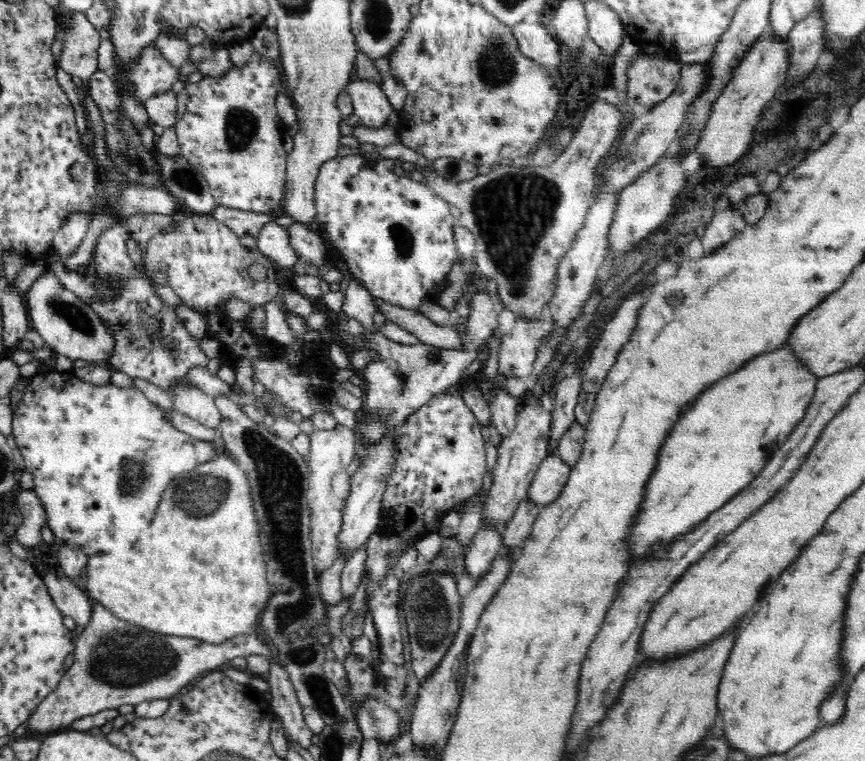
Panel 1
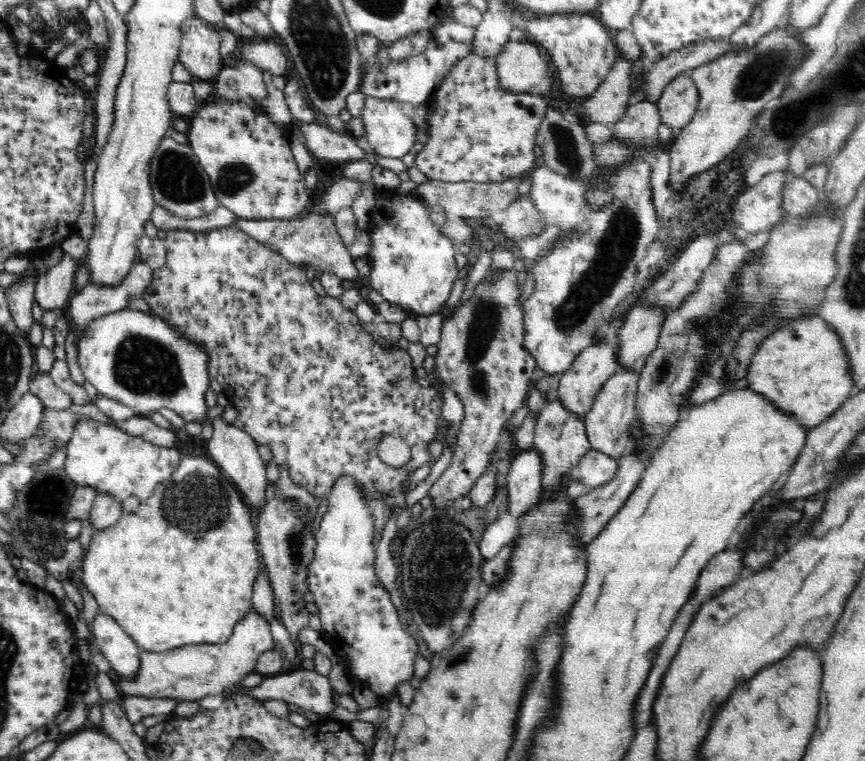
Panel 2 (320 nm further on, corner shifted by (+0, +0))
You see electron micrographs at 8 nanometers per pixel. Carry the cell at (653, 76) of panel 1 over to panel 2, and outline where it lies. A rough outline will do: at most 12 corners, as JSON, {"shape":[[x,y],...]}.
{"shape":[[689,73],[675,77],[657,100],[661,122],[681,130],[700,95]]}

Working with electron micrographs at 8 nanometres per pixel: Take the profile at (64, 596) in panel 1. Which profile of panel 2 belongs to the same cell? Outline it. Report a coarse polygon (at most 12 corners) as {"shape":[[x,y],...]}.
{"shape":[[102,612],[88,627],[114,673],[134,678],[141,651]]}

